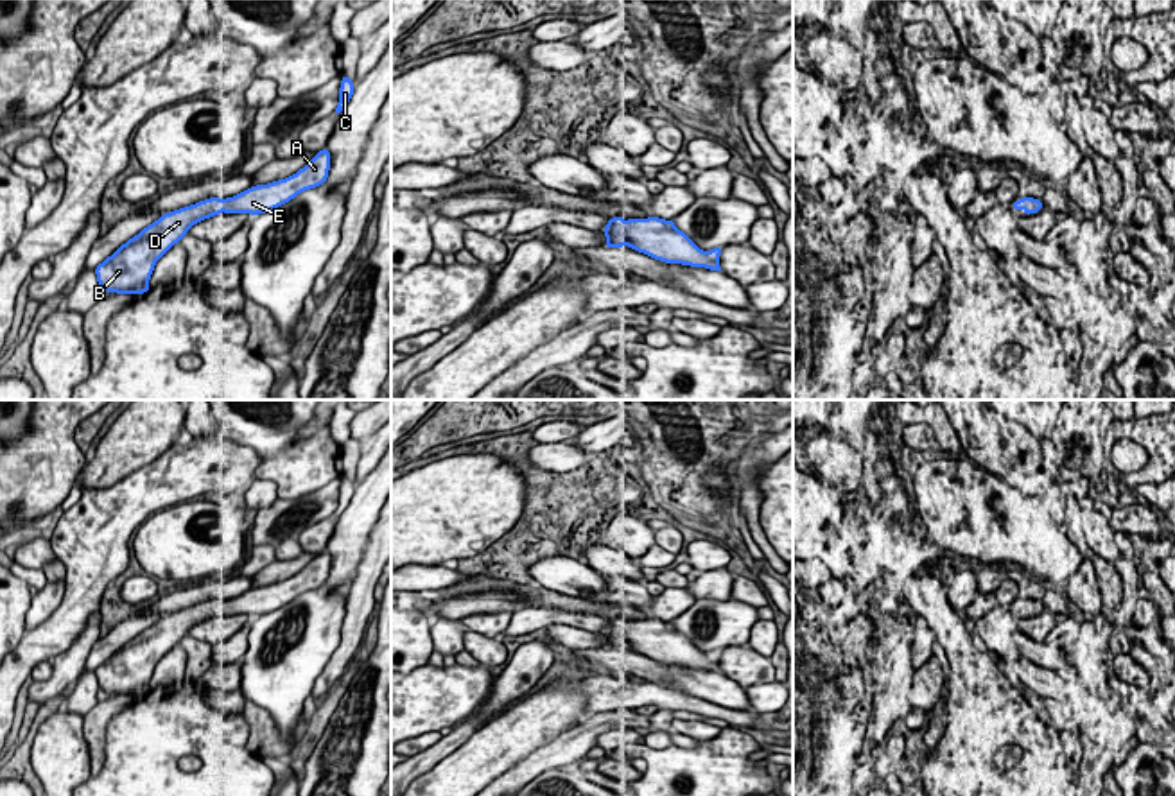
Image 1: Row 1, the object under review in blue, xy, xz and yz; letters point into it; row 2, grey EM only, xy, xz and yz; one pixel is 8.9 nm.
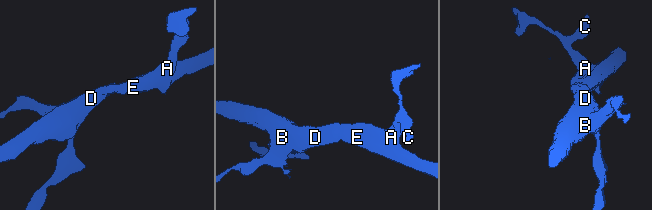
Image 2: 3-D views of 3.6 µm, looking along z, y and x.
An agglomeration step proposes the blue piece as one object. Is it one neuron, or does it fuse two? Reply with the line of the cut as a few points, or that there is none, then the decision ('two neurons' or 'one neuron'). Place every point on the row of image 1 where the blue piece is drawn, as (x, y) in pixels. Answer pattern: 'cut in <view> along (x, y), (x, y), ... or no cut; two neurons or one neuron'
no cut; one neuron

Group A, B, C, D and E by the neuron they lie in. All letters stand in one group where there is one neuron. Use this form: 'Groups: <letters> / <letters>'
Groups: A B C D E

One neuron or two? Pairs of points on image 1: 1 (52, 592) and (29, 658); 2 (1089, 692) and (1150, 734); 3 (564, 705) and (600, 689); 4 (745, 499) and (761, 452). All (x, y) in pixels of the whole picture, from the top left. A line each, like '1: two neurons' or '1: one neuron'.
1: two neurons
2: two neurons
3: two neurons
4: one neuron

